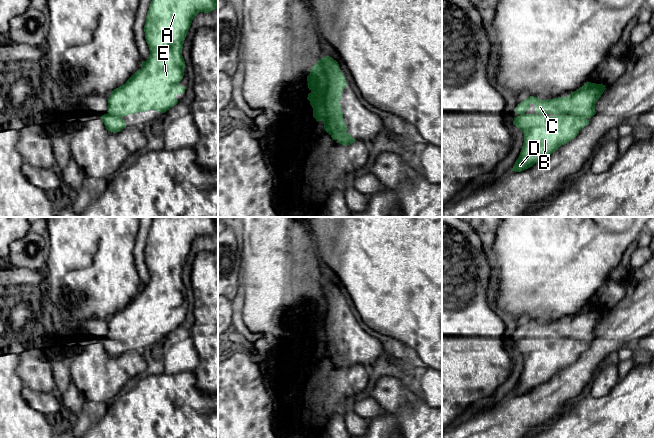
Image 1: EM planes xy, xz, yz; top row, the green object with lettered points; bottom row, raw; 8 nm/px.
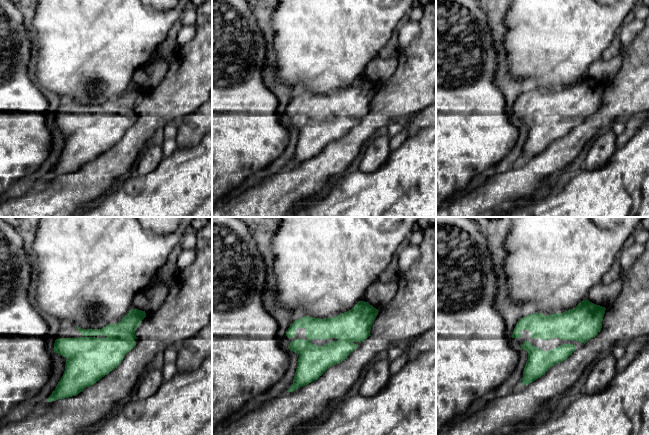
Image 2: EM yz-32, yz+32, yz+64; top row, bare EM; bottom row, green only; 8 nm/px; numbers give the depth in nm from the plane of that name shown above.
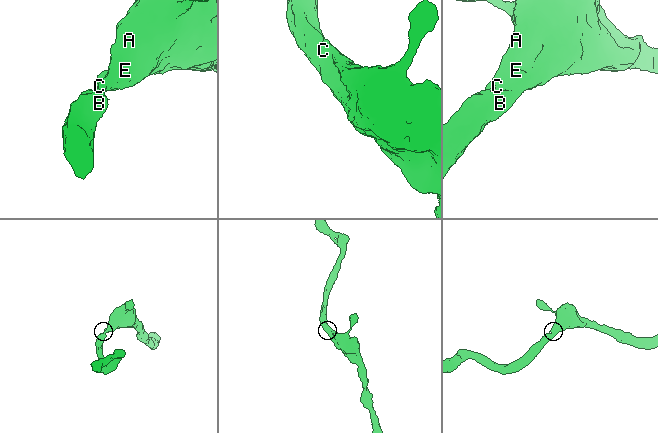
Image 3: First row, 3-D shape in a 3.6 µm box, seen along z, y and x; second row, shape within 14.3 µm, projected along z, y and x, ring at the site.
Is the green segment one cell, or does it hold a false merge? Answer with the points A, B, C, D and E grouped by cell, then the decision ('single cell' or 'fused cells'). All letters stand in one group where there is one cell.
A B C D E; single cell

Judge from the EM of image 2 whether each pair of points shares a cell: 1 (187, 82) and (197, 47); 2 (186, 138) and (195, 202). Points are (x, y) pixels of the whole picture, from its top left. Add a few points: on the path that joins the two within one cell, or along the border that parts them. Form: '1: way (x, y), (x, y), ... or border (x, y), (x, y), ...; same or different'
1: way (194, 73), (197, 69), (197, 56); same
2: border (201, 138), (197, 143), (188, 147), (178, 147); different

